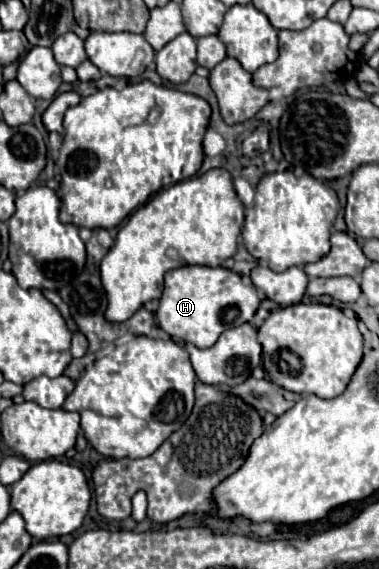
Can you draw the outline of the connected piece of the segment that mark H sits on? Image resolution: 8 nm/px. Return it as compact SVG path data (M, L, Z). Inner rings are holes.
M180 266L164 274L164 294L156 310L156 322L172 338L180 338L198 348L208 348L224 330L250 322L258 306L260 298L256 288L244 284L236 272L228 268Z

